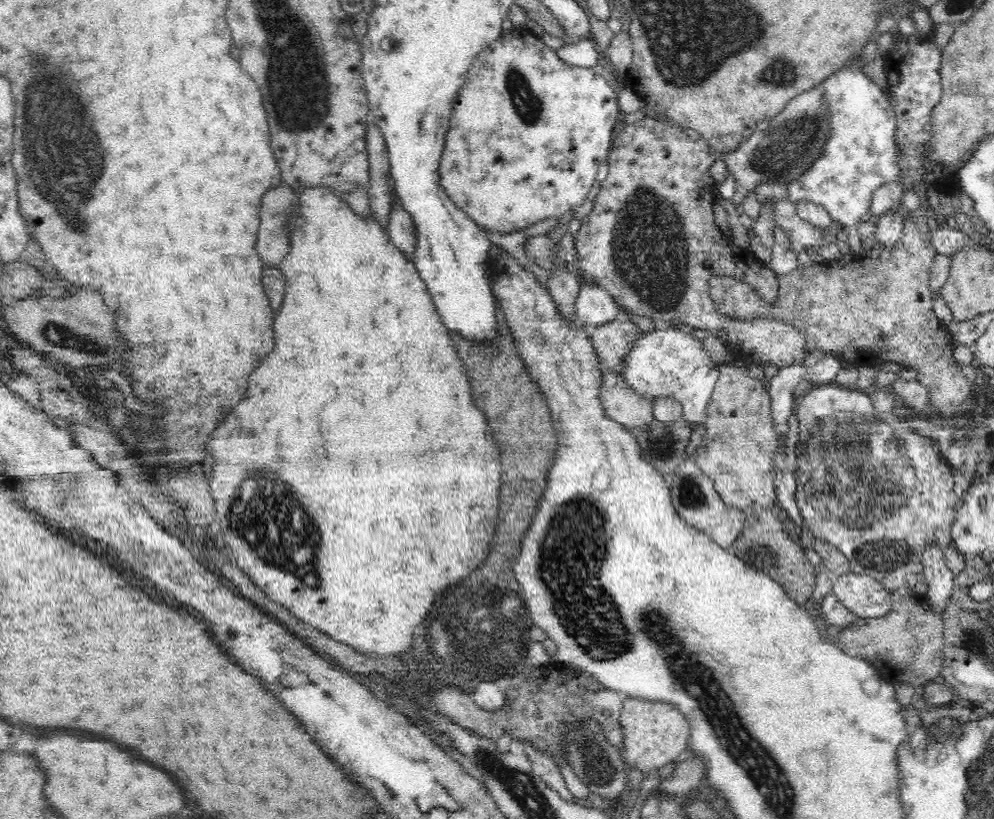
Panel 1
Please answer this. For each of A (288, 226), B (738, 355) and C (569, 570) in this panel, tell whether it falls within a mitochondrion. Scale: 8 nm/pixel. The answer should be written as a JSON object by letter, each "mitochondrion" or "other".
{"A":"other","B":"other","C":"mitochondrion"}

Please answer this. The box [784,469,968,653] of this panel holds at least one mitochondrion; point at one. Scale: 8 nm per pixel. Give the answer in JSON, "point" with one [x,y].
{"point":[889,557]}

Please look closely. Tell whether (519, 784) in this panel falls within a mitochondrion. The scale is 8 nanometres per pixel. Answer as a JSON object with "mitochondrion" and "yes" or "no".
{"mitochondrion":"yes"}

